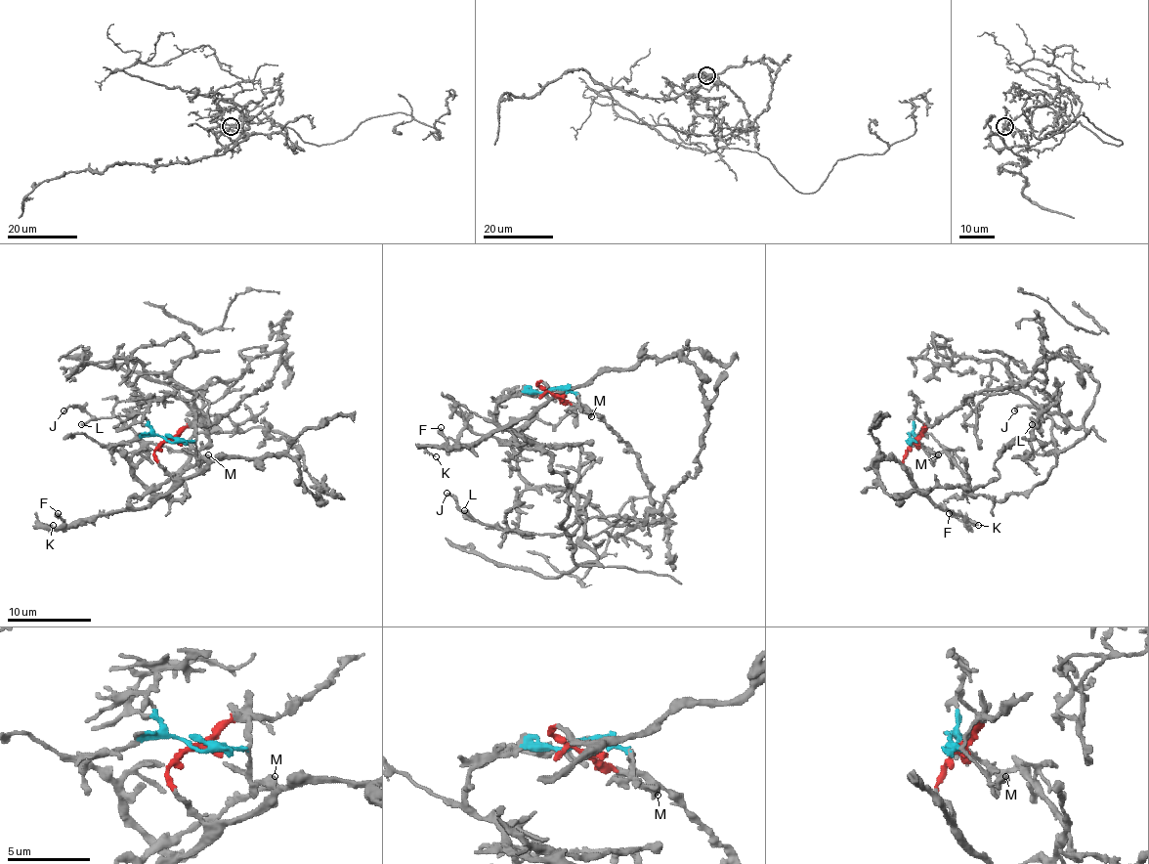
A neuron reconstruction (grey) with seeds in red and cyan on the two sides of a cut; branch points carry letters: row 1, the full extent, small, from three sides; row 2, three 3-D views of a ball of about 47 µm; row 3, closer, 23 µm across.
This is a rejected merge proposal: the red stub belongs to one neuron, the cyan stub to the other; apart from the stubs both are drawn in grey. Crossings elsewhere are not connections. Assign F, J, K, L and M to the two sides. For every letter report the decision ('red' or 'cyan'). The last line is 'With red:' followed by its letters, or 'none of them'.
F: red
J: cyan
K: red
L: cyan
M: cyan
With red: F, K

